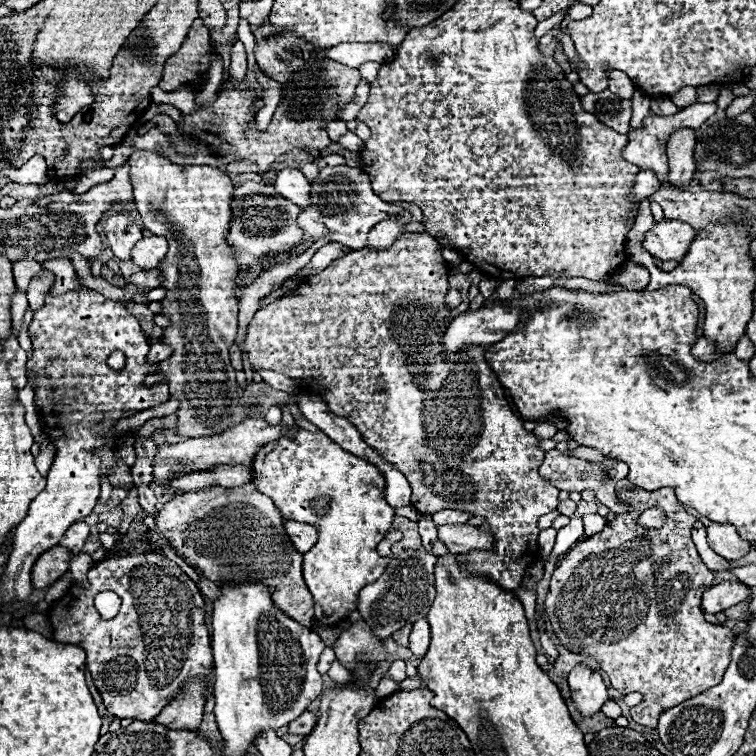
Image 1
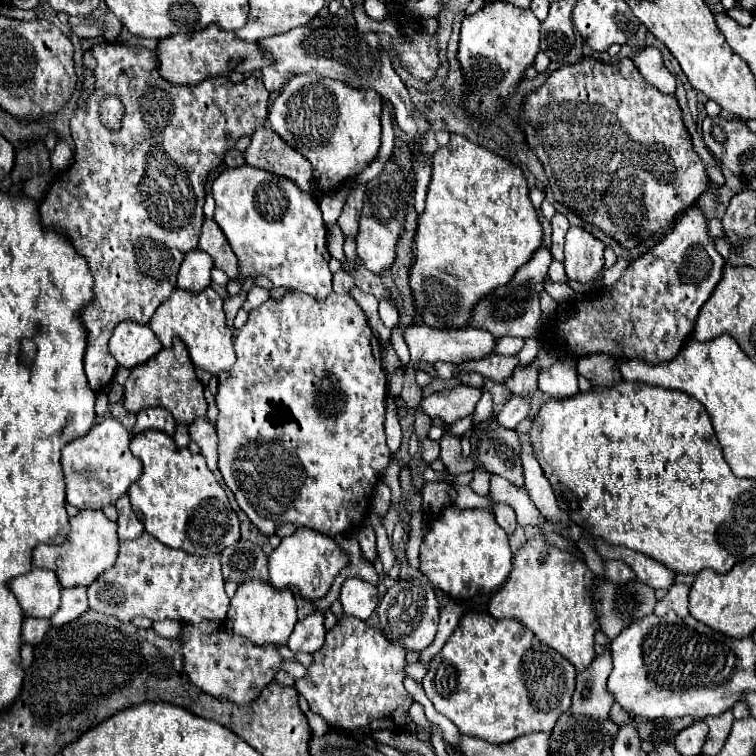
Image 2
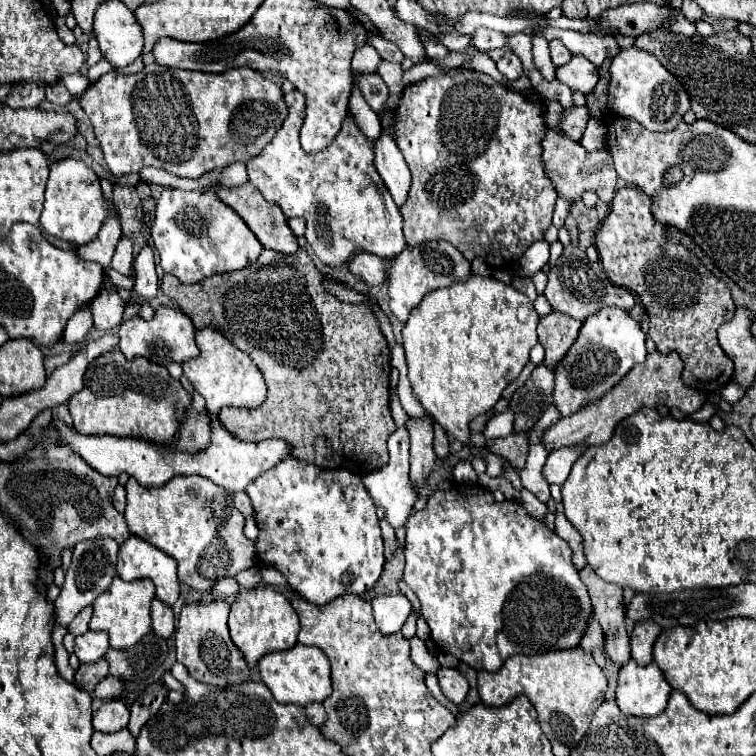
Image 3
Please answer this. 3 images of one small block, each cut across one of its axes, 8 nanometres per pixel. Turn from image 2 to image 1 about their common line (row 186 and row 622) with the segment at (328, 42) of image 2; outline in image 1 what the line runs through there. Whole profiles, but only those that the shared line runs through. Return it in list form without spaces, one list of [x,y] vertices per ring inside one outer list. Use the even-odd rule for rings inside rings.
[[[422,618],[422,620],[414,622],[408,648],[412,650],[412,654],[422,658],[426,654],[426,650],[428,650],[428,644],[430,644],[430,626],[428,626],[428,620]]]

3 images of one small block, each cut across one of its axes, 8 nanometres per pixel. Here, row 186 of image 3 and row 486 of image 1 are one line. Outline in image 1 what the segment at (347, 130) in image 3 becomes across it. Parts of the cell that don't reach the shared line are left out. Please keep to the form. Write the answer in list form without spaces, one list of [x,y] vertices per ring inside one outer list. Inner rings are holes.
[[[302,428],[296,430],[294,438],[284,436],[278,438],[276,442],[266,444],[256,454],[252,470],[254,470],[252,482],[262,494],[274,500],[284,520],[306,522],[318,530],[316,546],[304,554],[304,580],[316,602],[314,618],[322,626],[332,626],[344,620],[352,610],[356,610],[358,592],[366,584],[378,580],[378,576],[382,576],[388,564],[388,558],[382,558],[376,552],[378,542],[390,530],[390,524],[394,520],[394,508],[390,508],[388,502],[384,500],[384,486],[386,486],[384,474],[368,460],[342,450],[324,432],[314,434]]]

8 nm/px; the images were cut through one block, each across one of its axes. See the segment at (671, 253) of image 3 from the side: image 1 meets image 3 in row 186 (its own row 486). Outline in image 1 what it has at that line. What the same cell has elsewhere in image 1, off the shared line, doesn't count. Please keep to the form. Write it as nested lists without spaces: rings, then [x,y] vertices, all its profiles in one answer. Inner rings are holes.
[[[624,486],[618,490],[618,498],[630,504],[630,512],[614,516],[614,520],[606,522],[602,532],[576,542],[576,546],[564,554],[552,574],[550,592],[544,606],[564,648],[576,654],[594,656],[620,694],[644,694],[644,702],[630,710],[632,720],[642,726],[656,728],[658,716],[666,712],[666,708],[674,708],[684,700],[690,700],[720,684],[730,664],[730,650],[736,636],[730,628],[710,624],[702,618],[702,592],[712,586],[714,576],[698,556],[692,542],[692,530],[698,518],[684,510],[672,488],[646,492],[642,488]],[[648,508],[662,508],[666,512],[666,524],[662,528],[652,530],[636,522],[638,516]]]

